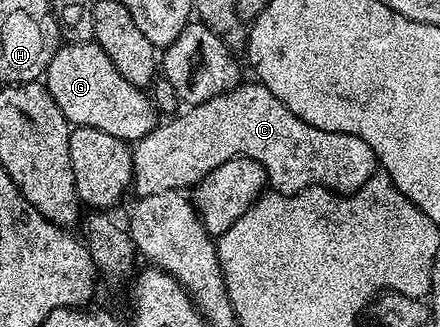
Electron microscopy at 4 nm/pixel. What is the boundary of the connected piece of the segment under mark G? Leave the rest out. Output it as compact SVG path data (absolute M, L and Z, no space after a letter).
M95 41L59 45L46 66L44 85L71 127L96 128L100 132L108 132L108 136L116 136L122 142L133 144L148 136L156 125L153 101L143 89L124 80L124 76L116 72L116 64L108 60L104 48L100 48Z

